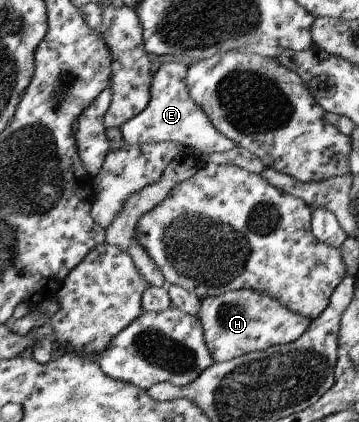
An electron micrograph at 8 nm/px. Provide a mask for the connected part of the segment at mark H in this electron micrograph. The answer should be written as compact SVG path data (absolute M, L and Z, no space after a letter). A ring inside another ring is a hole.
M251 290L228 291L199 301L197 312L213 361L223 363L249 352L291 343L310 326L308 320L285 309L277 300Z

